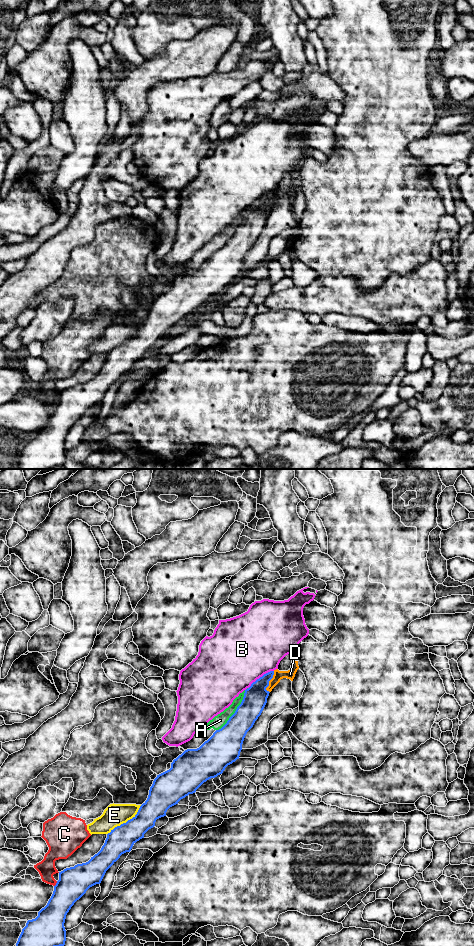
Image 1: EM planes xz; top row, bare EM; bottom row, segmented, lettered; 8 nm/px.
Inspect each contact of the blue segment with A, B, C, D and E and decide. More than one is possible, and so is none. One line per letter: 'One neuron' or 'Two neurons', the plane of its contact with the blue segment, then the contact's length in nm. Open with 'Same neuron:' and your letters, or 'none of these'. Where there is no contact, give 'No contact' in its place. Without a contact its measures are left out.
Same neuron: none of these
A: Two neurons. Touches blue in xz. Shared border 400 nm
B: Two neurons. Touches blue in xz. Shared border 260 nm
C: Two neurons. Touches blue in xz. Shared border 50 nm
D: Two neurons. Touches blue in xz. Shared border 180 nm
E: Two neurons. Touches blue in xz. Shared border 360 nm

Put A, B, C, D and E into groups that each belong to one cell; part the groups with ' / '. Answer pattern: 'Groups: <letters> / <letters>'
Groups: A C D / B / E

